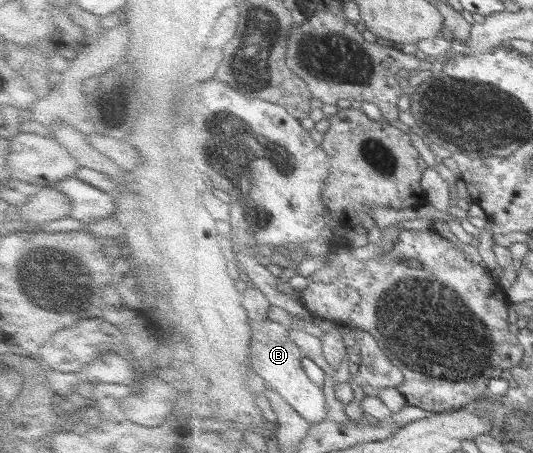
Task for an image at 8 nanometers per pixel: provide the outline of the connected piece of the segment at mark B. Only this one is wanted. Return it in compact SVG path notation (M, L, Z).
M270 319L264 321L251 320L254 329L252 338L252 365L258 376L281 393L294 409L301 413L310 423L326 421L328 416L328 397L325 388L316 384L307 375L304 367L302 350L292 337L291 329L280 322Z

